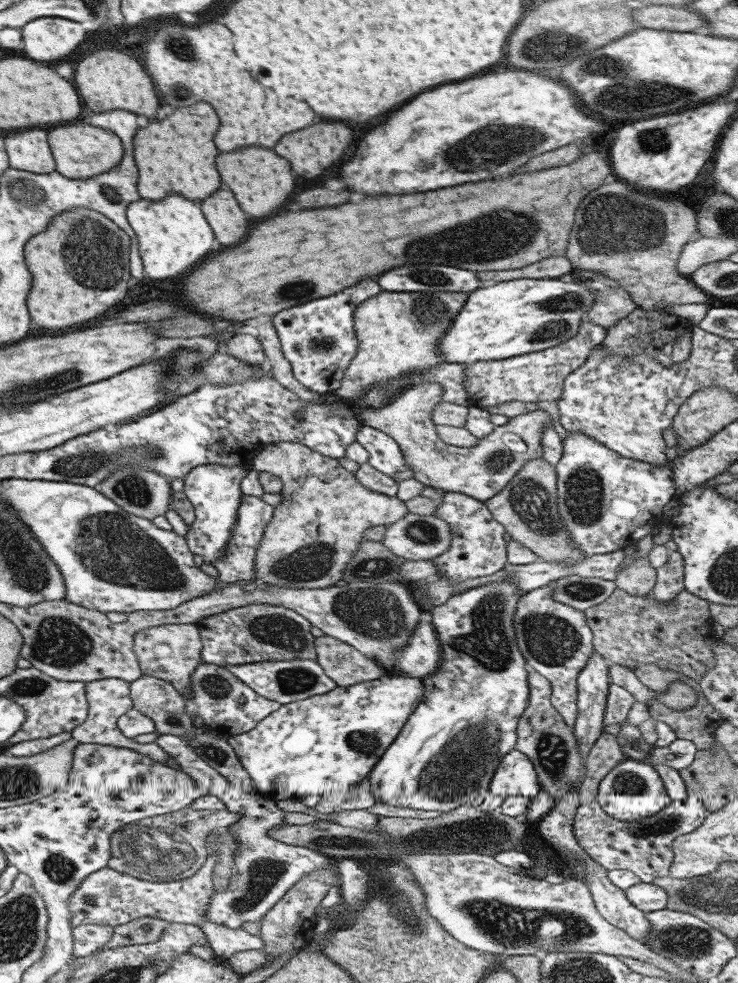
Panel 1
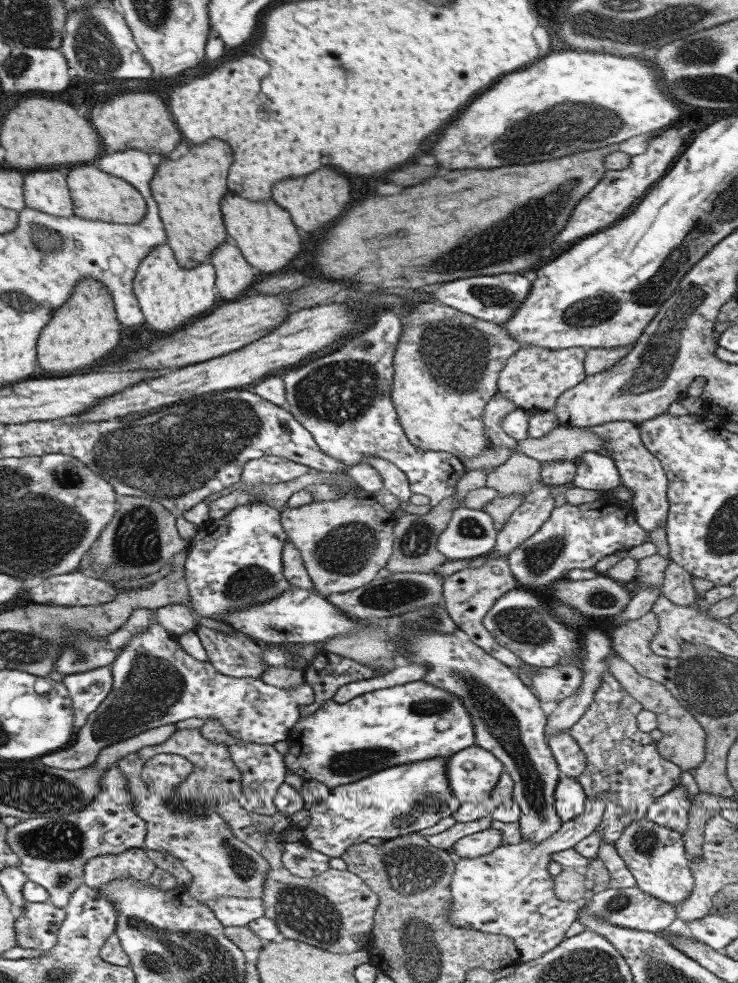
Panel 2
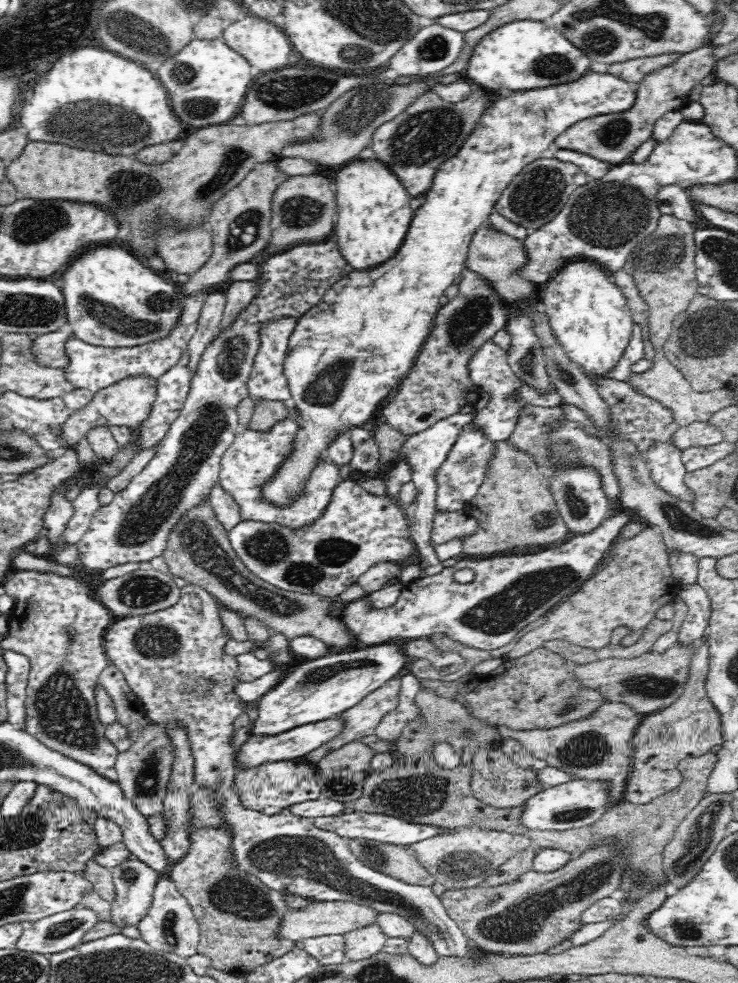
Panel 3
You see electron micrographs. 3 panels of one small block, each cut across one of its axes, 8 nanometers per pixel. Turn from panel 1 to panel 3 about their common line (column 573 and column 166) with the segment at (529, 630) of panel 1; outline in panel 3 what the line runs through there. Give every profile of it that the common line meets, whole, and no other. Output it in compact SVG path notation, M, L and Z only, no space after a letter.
M188 583L181 588L178 602L168 608L150 614L130 615L117 618L105 630L104 648L110 664L116 666L136 695L140 709L154 723L160 725L177 722L188 735L191 753L195 760L194 780L197 788L209 788L215 792L217 809L226 820L226 828L231 837L231 856L238 871L248 873L268 886L268 889L286 894L296 894L319 902L354 902L370 906L378 912L390 912L404 916L419 934L429 938L438 956L456 955L456 957L476 957L482 952L474 947L460 931L456 921L452 920L430 887L405 884L386 873L366 866L350 850L348 839L334 831L322 830L314 825L313 818L304 818L292 813L264 814L258 810L242 807L240 797L234 789L234 734L235 718L244 714L246 706L256 707L257 701L246 702L234 693L234 687L240 684L238 659L226 654L224 646L229 641L227 630L220 618L221 603L201 586Z

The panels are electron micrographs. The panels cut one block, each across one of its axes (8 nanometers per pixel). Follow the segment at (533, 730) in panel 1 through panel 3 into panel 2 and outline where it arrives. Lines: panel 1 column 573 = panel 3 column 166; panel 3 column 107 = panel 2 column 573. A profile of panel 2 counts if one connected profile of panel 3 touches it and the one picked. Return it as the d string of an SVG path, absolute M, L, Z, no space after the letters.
M576 666L537 668L537 674L532 678L532 690L538 693L538 700L544 709L549 711L562 699L574 695L580 683L582 683L582 672Z

